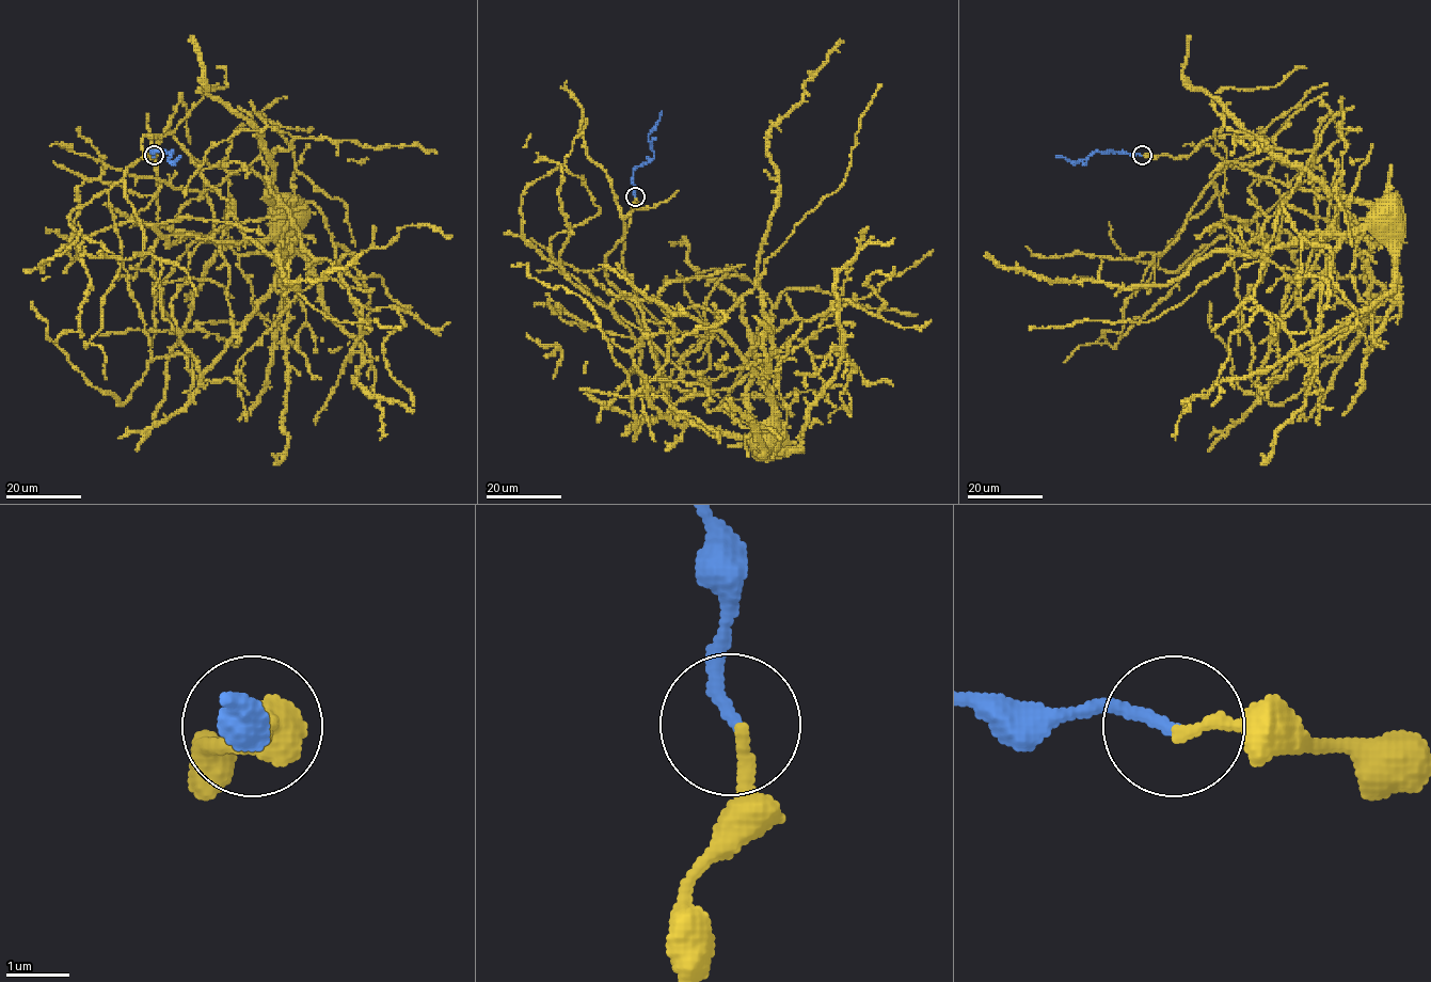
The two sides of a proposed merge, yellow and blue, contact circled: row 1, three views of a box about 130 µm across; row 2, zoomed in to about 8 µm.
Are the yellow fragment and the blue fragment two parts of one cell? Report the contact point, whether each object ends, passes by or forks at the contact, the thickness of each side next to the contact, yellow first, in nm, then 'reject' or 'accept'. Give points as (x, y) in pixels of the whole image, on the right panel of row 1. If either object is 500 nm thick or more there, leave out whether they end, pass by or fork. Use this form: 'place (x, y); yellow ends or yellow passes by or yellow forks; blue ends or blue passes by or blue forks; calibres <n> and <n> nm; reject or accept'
place (1142, 155); yellow ends; blue ends; calibres 200 and 190 nm; accept

